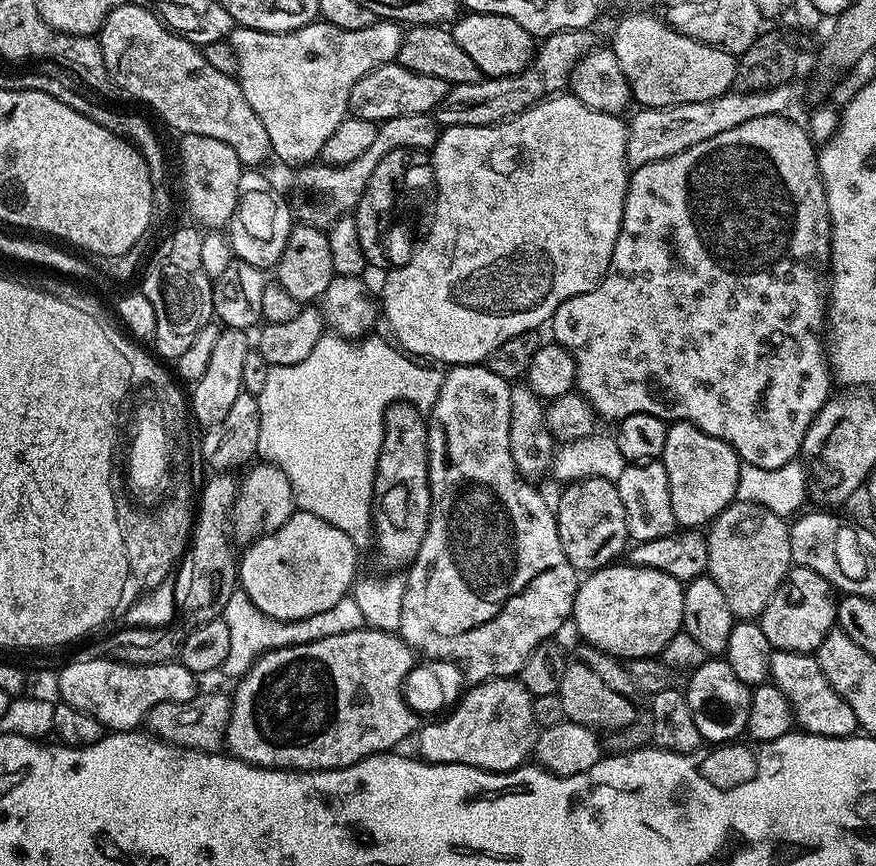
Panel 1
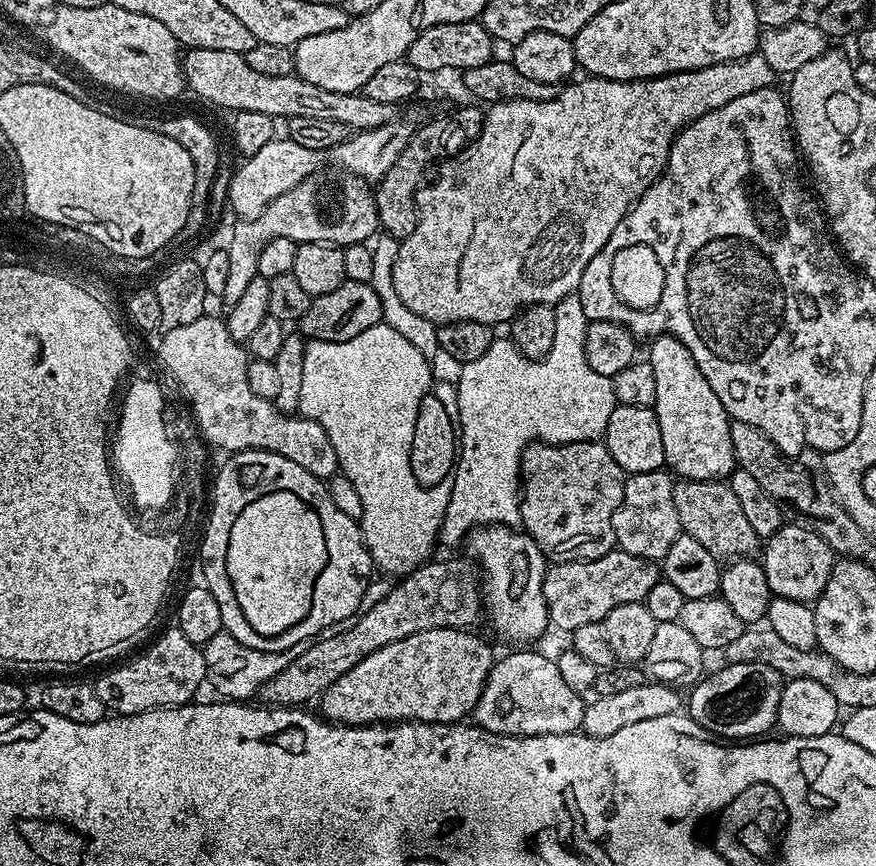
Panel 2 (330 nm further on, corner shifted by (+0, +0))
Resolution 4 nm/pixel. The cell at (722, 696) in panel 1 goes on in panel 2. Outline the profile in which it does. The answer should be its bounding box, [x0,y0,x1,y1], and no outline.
[686,664,785,742]

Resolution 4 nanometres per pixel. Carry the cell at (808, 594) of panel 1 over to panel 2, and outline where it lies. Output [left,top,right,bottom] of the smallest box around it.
[762,522,834,604]

